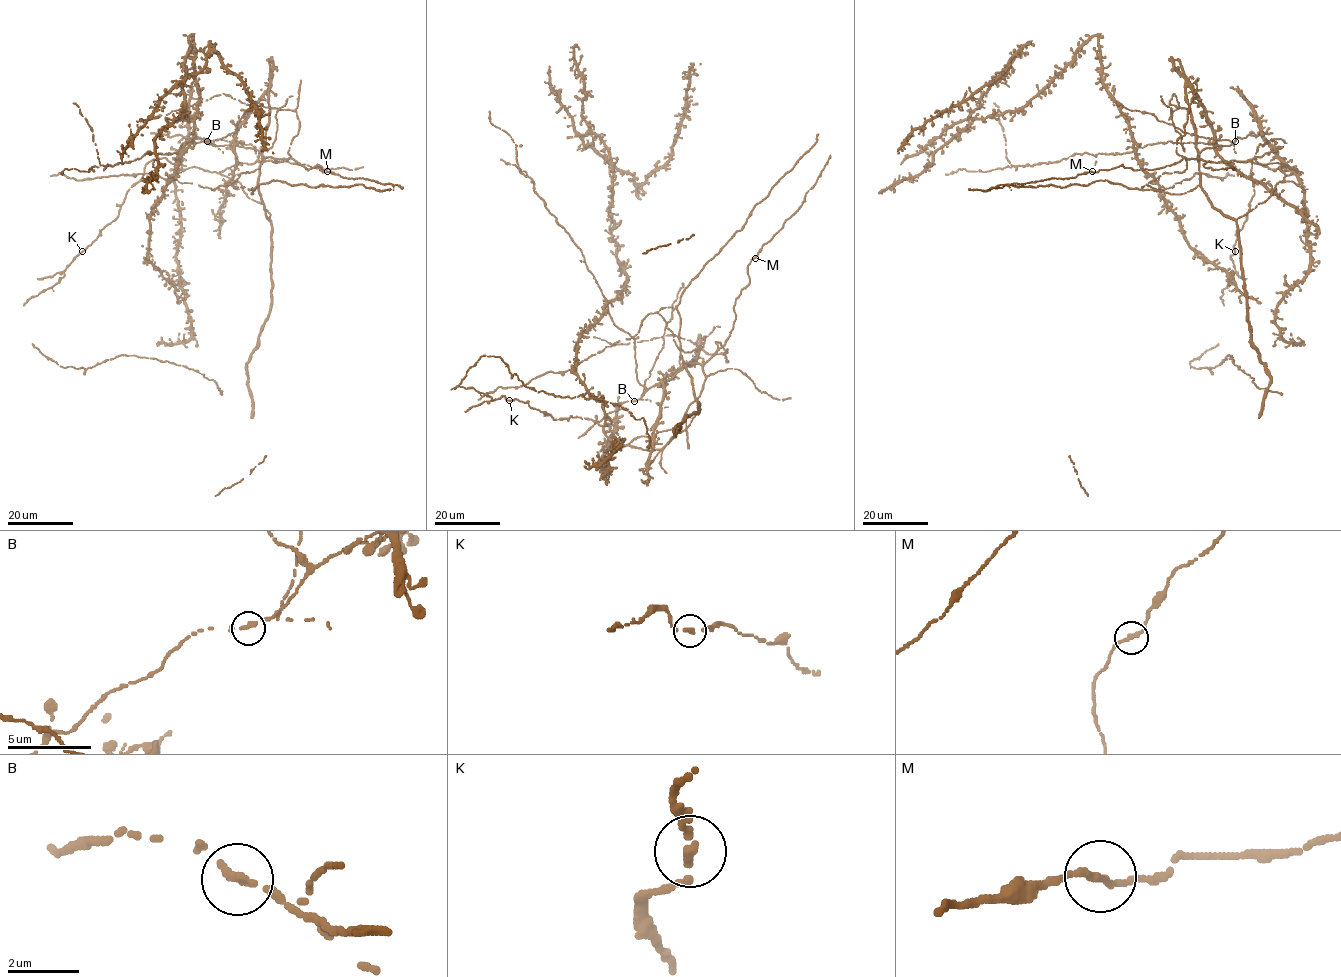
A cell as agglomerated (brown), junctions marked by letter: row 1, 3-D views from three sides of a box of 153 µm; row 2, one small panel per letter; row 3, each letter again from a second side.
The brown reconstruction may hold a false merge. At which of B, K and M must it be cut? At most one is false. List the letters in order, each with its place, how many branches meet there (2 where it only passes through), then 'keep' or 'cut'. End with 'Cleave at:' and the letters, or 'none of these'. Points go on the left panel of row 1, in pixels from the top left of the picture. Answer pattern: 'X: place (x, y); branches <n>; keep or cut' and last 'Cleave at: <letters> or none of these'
B: place (207, 141); branches 2; cut
K: place (82, 251); branches 2; keep
M: place (327, 171); branches 2; keep
Cleave at: B

